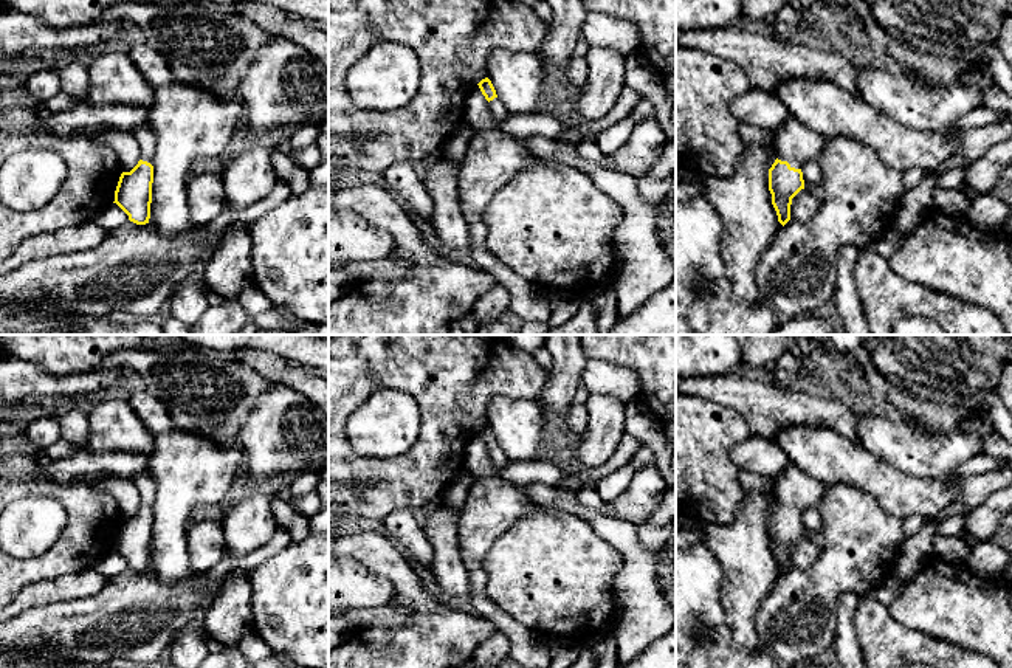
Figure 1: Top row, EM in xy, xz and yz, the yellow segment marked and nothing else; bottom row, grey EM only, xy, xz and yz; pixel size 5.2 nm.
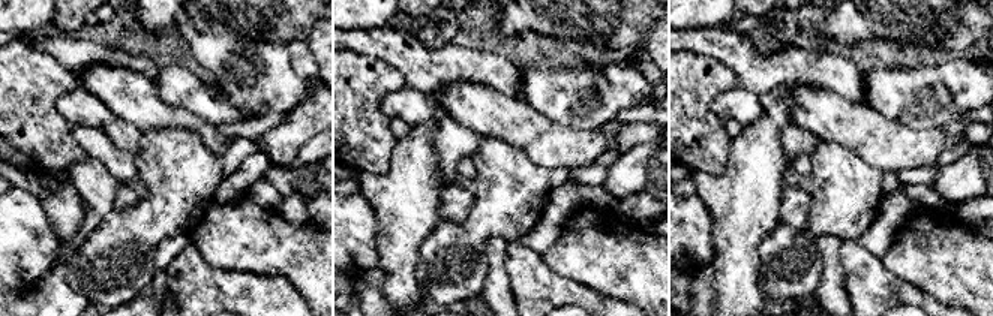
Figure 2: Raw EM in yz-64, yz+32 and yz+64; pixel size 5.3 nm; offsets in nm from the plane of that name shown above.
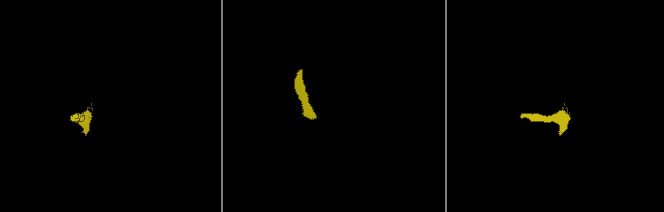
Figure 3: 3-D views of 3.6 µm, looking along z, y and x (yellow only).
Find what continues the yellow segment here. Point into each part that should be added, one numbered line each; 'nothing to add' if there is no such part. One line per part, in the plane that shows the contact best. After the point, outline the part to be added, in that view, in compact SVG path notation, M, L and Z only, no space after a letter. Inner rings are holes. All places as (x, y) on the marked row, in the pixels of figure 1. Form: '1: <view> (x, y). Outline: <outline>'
1: yz (797, 143). Outline: M790 118L776 135L778 160L801 169L806 161L818 160L826 138L809 129L797 118Z

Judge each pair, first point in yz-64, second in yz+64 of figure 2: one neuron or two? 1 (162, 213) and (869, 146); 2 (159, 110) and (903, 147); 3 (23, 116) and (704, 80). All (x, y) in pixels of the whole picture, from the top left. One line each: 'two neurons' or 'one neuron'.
1: two neurons
2: one neuron
3: one neuron

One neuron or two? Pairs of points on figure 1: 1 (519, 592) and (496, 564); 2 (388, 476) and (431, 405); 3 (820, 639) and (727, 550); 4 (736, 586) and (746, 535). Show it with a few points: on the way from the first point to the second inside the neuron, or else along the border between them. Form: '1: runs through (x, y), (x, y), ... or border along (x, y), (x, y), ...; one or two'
1: runs through (518, 586), (502, 571); one
2: runs through (408, 465), (431, 442), (431, 425); one
3: border along (783, 574), (763, 602), (755, 625); two
4: runs through (746, 574), (746, 547); one

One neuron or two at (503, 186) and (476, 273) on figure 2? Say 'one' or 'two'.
one

